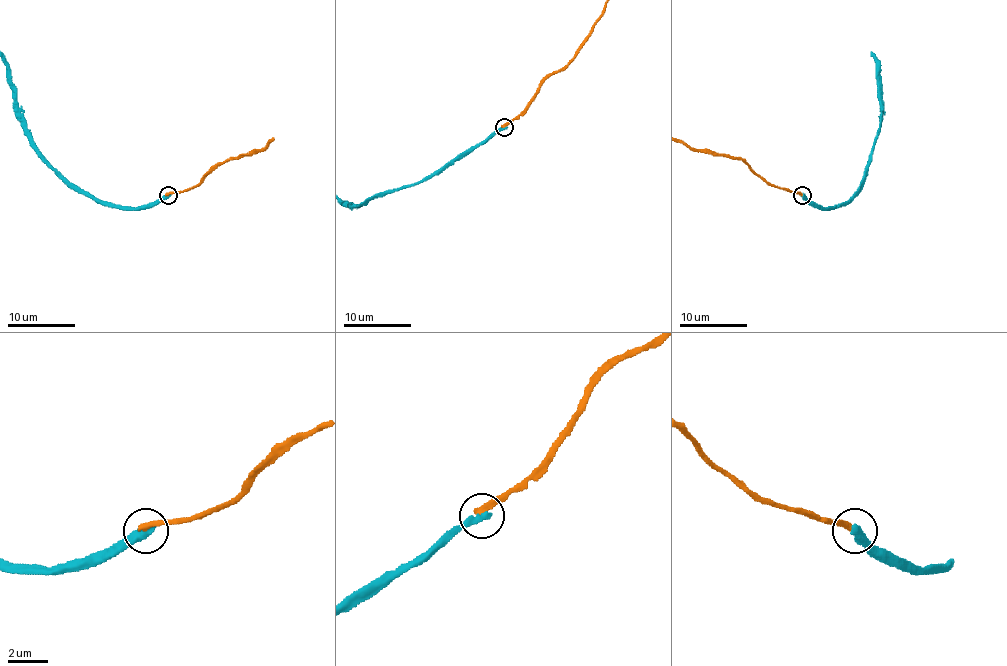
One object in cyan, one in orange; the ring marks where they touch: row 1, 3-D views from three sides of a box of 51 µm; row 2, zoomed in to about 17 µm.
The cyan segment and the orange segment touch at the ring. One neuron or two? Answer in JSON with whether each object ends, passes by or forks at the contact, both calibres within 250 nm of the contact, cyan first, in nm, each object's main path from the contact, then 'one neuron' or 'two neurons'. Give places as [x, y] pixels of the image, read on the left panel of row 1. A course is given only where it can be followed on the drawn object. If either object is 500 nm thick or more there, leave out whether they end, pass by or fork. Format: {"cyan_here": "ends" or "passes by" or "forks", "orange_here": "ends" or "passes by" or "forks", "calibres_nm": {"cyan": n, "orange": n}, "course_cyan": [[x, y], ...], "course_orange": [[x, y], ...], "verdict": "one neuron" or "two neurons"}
{"cyan_here": "ends", "orange_here": "ends", "calibres_nm": {"cyan": 460, "orange": 320}, "course_cyan": [[168, 196], [146, 206], [107, 206], [75, 189], [32, 139], [6, 61]], "verdict": "two neurons"}

